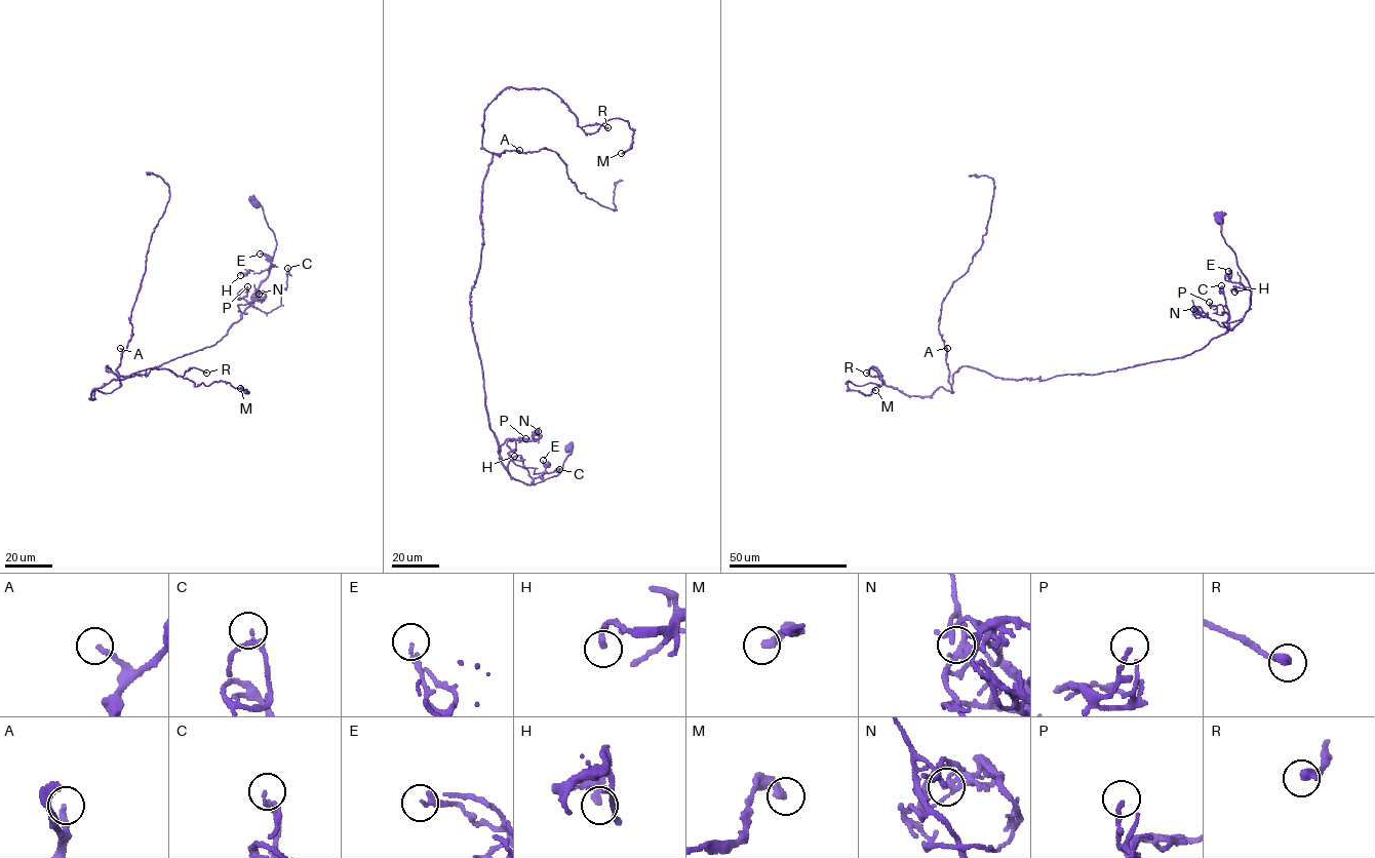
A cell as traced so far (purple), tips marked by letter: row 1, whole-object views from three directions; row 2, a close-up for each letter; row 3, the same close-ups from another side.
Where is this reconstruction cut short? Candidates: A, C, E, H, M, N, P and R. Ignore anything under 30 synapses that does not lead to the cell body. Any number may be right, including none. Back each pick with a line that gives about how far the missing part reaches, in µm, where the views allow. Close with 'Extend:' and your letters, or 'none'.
Extend: none

